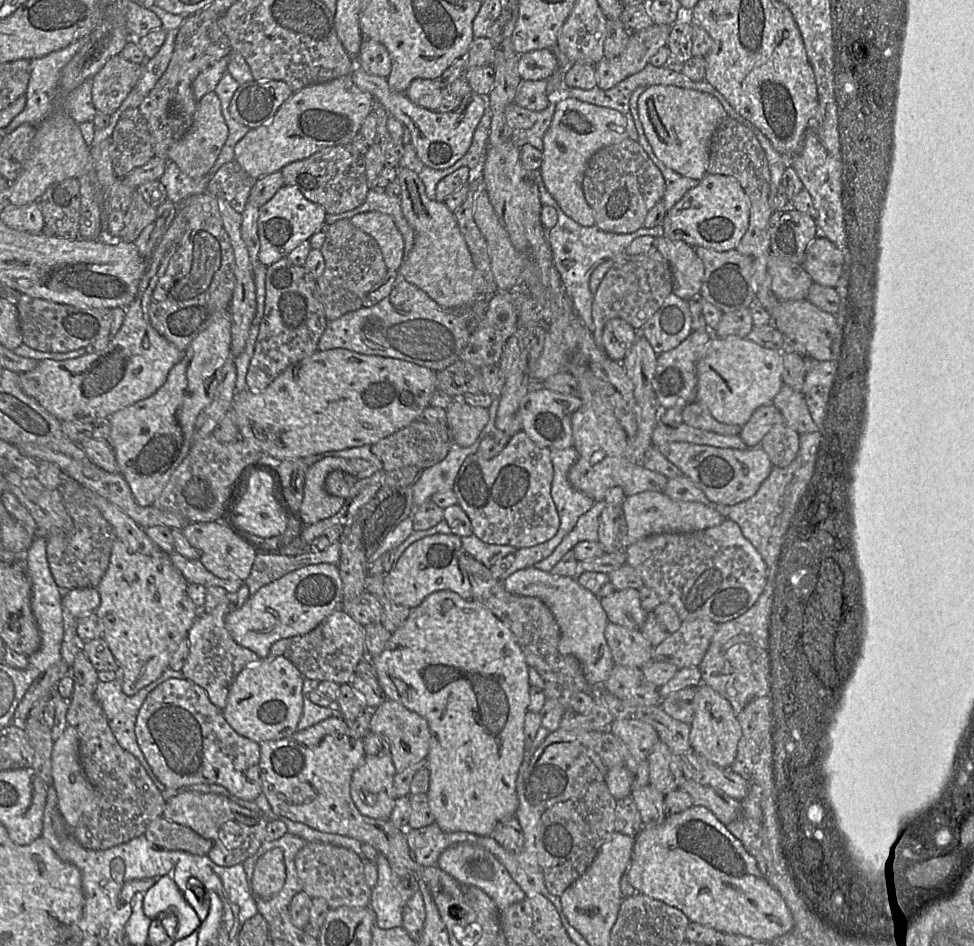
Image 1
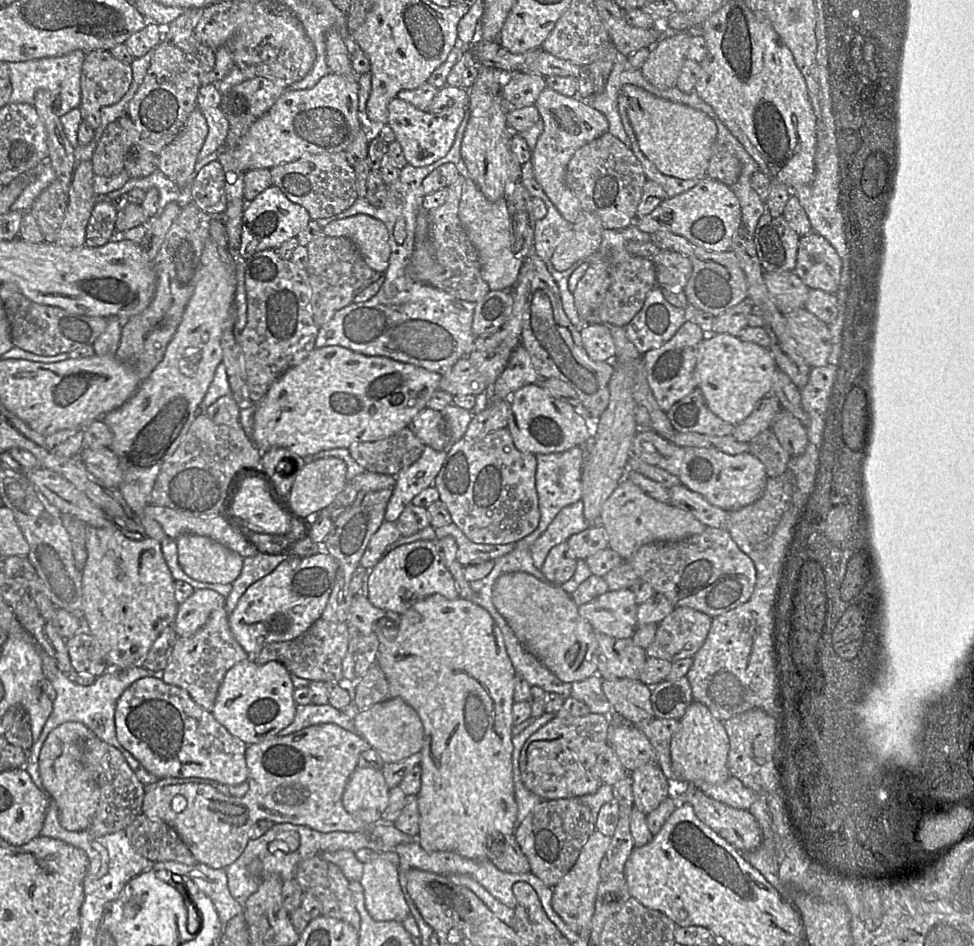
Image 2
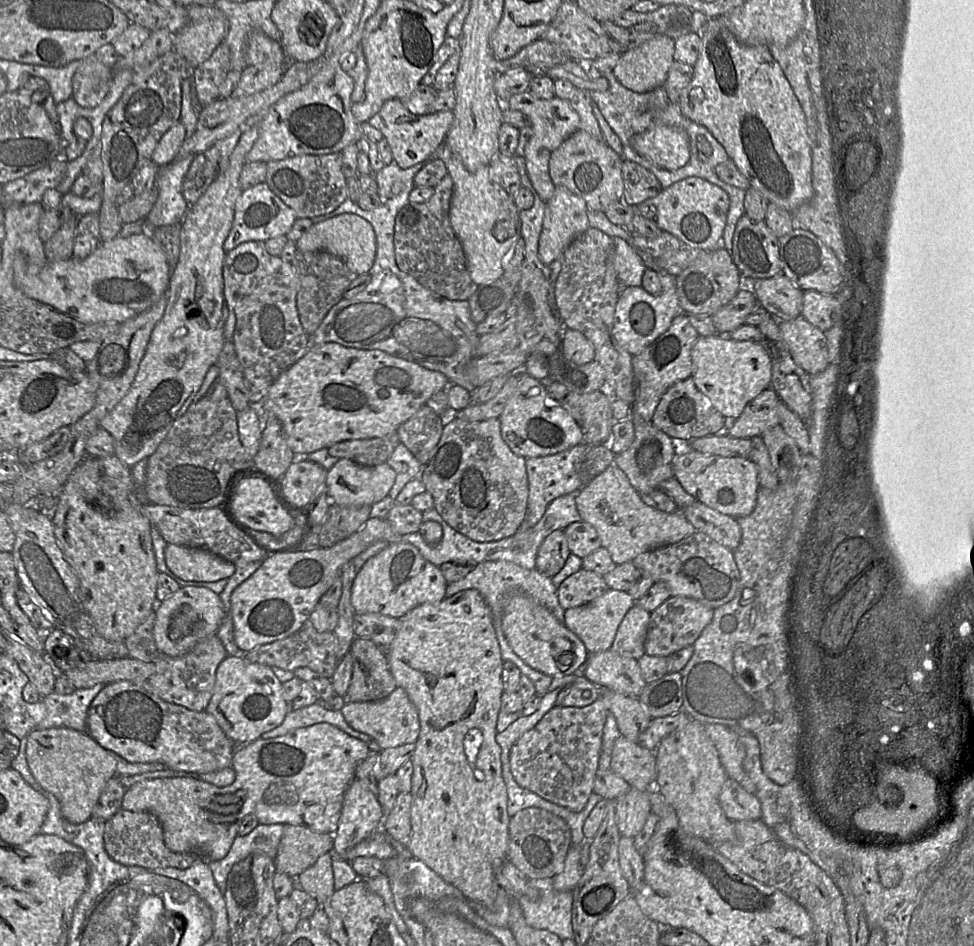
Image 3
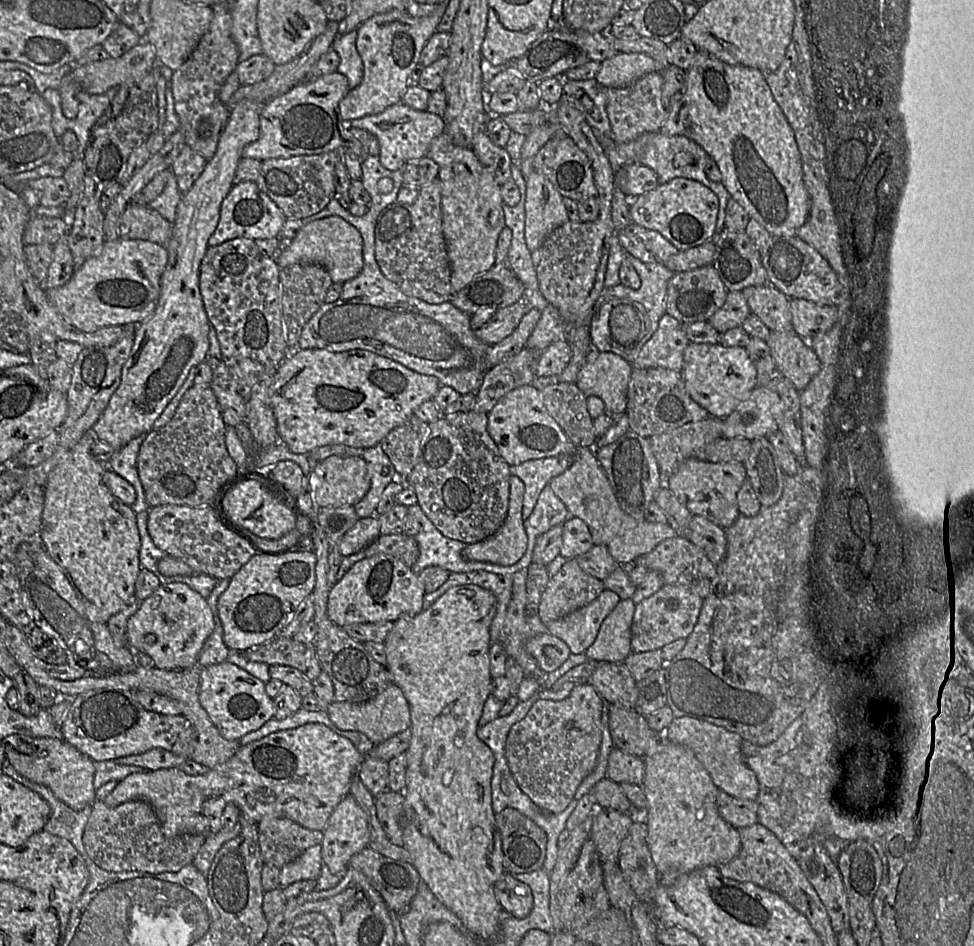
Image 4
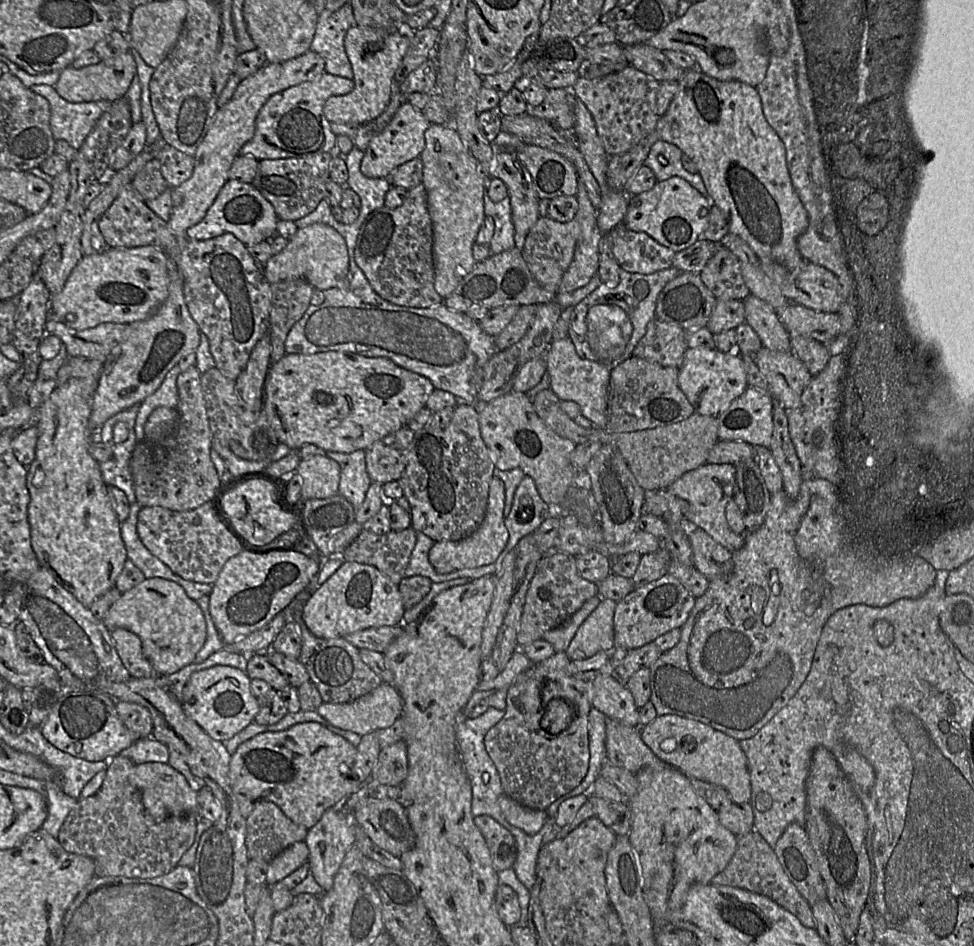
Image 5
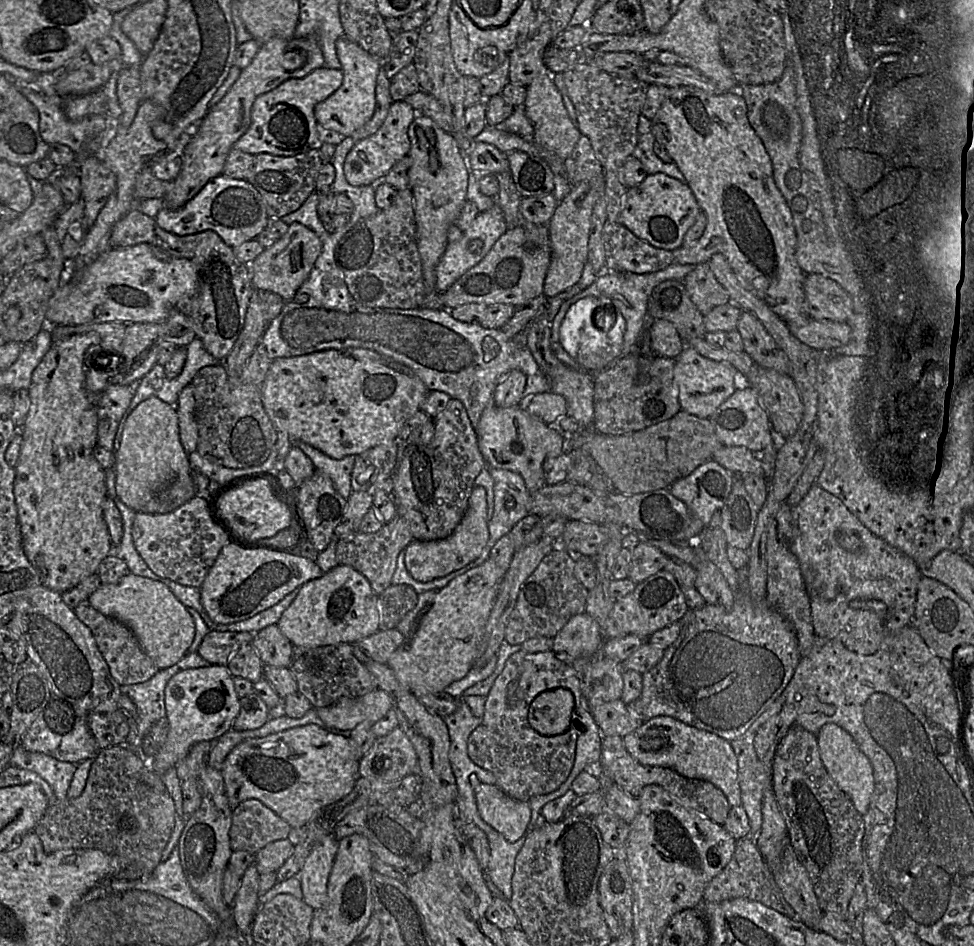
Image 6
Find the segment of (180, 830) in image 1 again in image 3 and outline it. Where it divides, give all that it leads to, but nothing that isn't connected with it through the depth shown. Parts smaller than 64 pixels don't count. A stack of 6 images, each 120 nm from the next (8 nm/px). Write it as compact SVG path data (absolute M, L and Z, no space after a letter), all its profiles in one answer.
M120 810L105 821L104 848L112 860L122 865L140 866L146 869L187 869L202 858L194 853L171 851L164 841L163 828L158 818L150 812Z

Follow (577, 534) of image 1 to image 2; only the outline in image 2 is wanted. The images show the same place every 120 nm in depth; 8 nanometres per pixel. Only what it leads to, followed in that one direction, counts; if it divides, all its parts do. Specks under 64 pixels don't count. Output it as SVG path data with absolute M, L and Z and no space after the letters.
M582 501L575 502L562 508L547 529L532 544L536 547L535 564L541 569L549 551L556 545L567 542L574 534L580 533L589 527L584 517Z

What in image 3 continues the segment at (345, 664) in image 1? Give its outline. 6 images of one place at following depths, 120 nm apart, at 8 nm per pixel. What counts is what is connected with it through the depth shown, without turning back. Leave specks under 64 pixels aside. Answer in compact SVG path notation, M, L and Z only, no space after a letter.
M307 621L300 630L290 636L260 645L249 652L245 652L242 658L250 663L259 663L269 667L275 666L292 672L299 667L308 667L330 679L337 667L336 637L333 632L316 631Z

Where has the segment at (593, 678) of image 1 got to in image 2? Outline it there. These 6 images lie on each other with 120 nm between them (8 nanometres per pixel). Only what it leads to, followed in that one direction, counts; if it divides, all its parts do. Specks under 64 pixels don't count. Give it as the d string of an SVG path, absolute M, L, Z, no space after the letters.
M524 572L509 573L502 575L496 581L493 587L492 602L523 649L561 682L579 682L597 674L597 634L592 626L579 615L579 607L560 585L541 581Z

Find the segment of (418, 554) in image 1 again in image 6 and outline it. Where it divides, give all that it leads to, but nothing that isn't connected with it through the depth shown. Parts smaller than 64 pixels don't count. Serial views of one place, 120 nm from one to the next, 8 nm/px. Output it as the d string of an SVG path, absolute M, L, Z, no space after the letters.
M339 564L323 572L320 578L304 583L276 625L294 647L354 644L379 631L377 602L378 595L372 590L367 578L354 568Z

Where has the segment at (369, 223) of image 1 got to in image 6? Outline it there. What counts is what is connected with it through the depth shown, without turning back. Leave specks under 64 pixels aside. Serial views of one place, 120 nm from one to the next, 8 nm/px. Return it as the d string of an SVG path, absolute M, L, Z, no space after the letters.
M298 222L290 224L283 236L248 264L254 287L258 291L273 292L286 301L292 301L308 278L321 250L321 239L313 230Z

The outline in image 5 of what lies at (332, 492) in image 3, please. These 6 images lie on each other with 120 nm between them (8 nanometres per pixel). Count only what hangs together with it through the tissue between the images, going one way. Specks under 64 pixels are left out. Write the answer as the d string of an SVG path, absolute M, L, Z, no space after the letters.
M327 456L301 459L296 474L302 478L301 499L323 499L339 494L340 465Z

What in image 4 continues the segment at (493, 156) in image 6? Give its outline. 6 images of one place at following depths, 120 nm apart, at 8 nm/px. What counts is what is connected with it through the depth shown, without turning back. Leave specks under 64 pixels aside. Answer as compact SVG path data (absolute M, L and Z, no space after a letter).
M533 170L525 176L525 240L531 252L538 249L547 236L556 228L570 221L564 197L540 172Z

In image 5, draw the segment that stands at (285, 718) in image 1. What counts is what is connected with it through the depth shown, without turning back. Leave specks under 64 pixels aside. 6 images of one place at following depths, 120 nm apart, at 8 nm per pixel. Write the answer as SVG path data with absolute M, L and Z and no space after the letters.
M214 666L193 673L179 694L185 714L194 720L212 739L225 742L250 725L259 711L257 698L251 693L251 679L245 672Z

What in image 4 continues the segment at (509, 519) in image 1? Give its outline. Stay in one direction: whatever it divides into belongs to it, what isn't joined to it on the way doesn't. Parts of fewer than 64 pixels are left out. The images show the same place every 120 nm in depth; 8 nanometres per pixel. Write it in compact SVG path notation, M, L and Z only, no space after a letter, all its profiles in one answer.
M473 410L442 415L429 424L429 434L422 441L420 455L406 485L414 489L417 503L433 525L445 537L473 544L493 535L503 524L509 506L510 466L500 455L487 431L487 413Z

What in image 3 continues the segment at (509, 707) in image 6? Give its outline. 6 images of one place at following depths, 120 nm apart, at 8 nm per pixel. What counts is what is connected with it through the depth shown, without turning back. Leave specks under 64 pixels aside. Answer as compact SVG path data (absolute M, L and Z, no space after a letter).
M602 696L585 707L554 706L550 709L511 747L510 767L517 783L571 811L582 810L593 793L608 714Z

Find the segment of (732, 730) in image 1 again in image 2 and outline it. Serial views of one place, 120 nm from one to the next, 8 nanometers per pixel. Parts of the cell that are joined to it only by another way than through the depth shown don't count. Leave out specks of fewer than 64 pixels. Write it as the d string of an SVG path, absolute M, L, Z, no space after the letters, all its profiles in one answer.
M692 701L685 715L679 720L679 727L670 744L672 770L675 778L680 778L688 784L724 783L730 777L729 747L724 722L717 719L705 705Z

